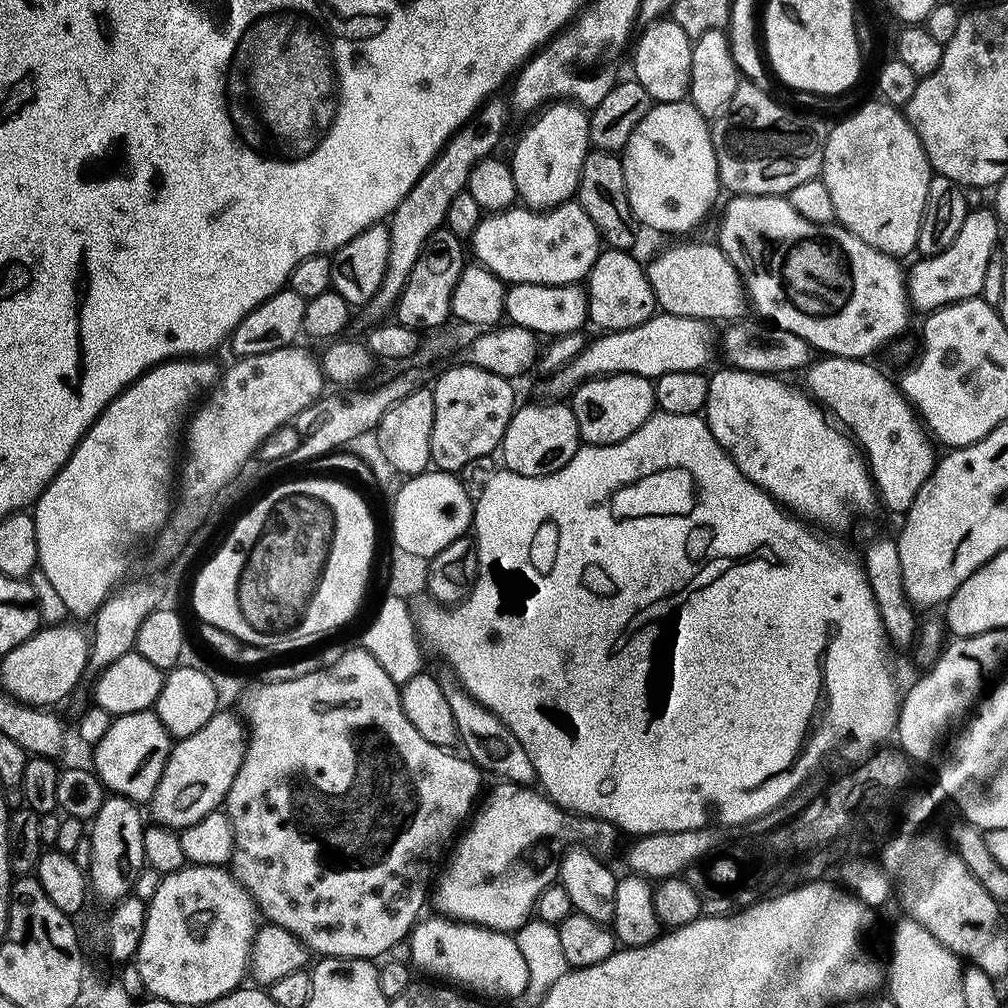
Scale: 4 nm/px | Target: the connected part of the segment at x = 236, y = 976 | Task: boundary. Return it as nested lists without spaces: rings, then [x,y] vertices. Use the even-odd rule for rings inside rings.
[[[188,864],[177,872],[167,873],[154,892],[154,898],[147,901],[144,929],[134,957],[145,993],[149,997],[174,1002],[178,1006],[207,1006],[241,987],[250,972],[252,943],[256,941],[258,929],[256,920],[258,921],[258,909],[251,894],[236,881],[227,867]]]

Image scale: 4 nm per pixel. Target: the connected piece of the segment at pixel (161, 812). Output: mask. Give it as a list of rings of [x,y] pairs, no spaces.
[[[218,710],[210,722],[202,726],[202,730],[181,736],[173,743],[162,778],[158,778],[158,786],[150,801],[152,816],[156,819],[153,821],[157,825],[183,830],[205,820],[223,805],[244,761],[246,747],[245,725],[238,719],[237,713],[232,712]]]

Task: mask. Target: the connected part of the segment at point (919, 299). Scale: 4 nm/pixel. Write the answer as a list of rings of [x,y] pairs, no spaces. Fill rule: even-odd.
[[[973,207],[958,230],[958,238],[950,246],[941,248],[932,256],[917,259],[917,264],[907,269],[908,298],[913,309],[921,308],[927,314],[959,300],[971,300],[980,296],[982,282],[986,278],[986,266],[990,266],[992,253],[997,251],[1001,221],[991,207]]]

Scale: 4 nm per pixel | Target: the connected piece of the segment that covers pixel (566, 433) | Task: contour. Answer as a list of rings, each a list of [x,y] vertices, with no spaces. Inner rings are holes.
[[[521,403],[512,413],[498,449],[499,455],[504,455],[503,467],[507,471],[527,476],[554,474],[554,470],[562,470],[562,466],[566,466],[582,446],[578,418],[574,418],[571,403],[541,403]]]

